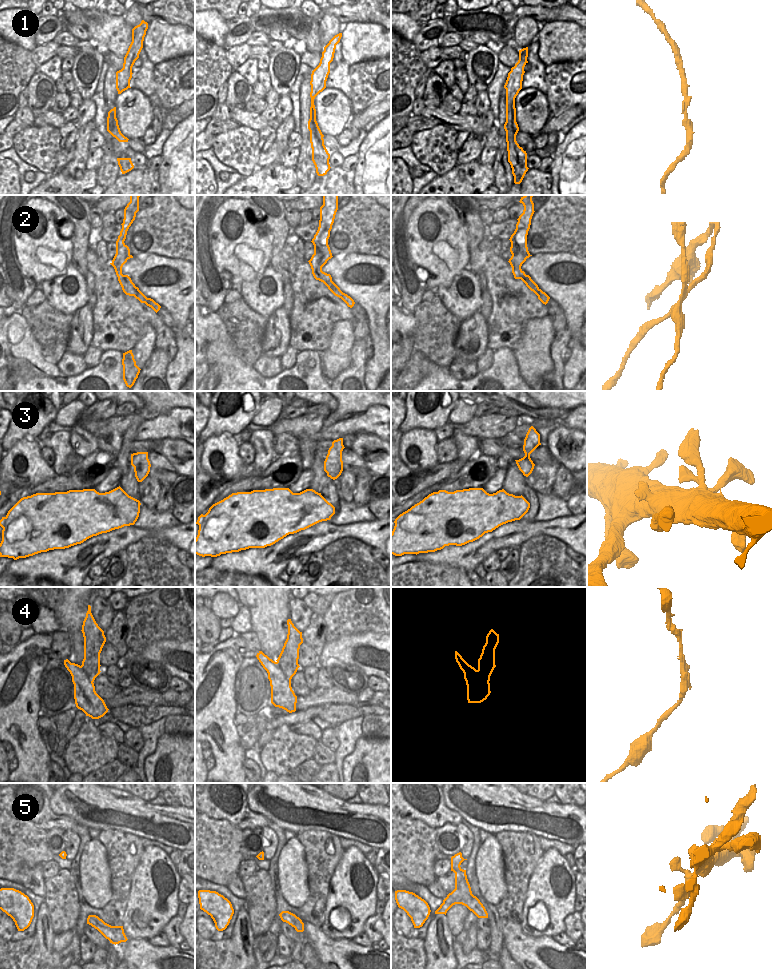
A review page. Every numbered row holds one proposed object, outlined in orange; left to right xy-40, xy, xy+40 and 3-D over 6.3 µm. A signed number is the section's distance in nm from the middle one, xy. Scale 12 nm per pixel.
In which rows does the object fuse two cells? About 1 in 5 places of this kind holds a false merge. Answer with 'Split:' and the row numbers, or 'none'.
Split: 2, 4.

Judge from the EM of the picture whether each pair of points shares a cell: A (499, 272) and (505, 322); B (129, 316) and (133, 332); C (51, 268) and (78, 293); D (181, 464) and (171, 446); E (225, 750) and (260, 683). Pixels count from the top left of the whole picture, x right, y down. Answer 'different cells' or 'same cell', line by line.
A: same cell
B: same cell
C: different cells
D: same cell
E: different cells

